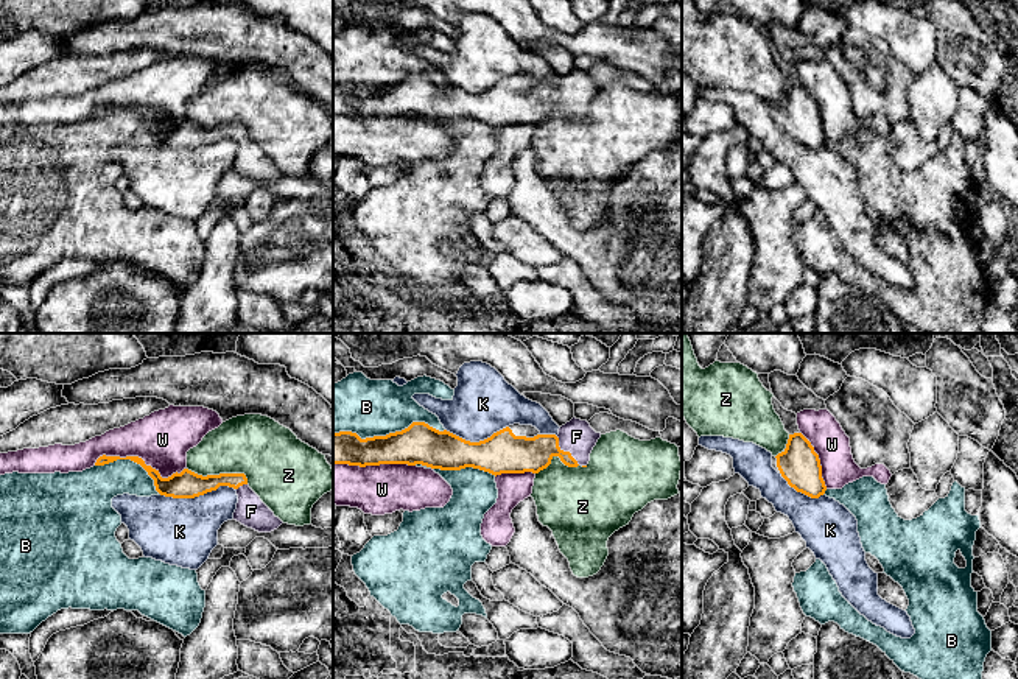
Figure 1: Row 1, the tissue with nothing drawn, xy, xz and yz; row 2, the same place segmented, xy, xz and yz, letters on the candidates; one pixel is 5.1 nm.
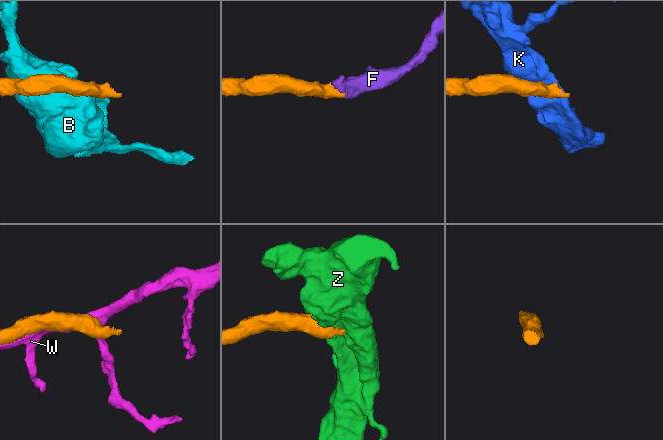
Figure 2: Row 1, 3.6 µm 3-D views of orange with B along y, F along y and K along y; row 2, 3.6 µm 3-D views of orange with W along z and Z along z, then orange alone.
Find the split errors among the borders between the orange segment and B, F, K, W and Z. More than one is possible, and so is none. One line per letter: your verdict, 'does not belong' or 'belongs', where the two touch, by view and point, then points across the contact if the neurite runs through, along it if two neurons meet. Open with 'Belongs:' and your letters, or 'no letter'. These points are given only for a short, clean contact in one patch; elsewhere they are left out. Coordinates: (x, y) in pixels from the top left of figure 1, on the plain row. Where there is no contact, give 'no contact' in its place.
Belongs: F
B: does not belong; contact xz (389, 84)
F: belongs; contact xz (565, 103); way xz (517, 105), (565, 103), (576, 87)
K: does not belong; contact xy (196, 147)
W: does not belong; contact xy (140, 109)
Z: does not belong; contact xy (220, 125)

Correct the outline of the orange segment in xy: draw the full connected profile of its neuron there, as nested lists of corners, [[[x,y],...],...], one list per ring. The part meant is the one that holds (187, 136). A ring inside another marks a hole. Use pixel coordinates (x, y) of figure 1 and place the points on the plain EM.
[[[103,106],[97,111],[95,117],[104,117],[117,111],[131,111],[140,115],[154,131],[156,142],[160,146],[173,150],[195,150],[216,142],[219,137],[229,137],[233,139],[238,146],[233,171],[258,184],[271,184],[283,174],[249,139],[244,125],[219,125],[202,128],[188,120],[184,120],[181,125],[176,123],[168,129],[162,129],[159,121],[146,117],[145,112],[139,107],[120,109]]]

